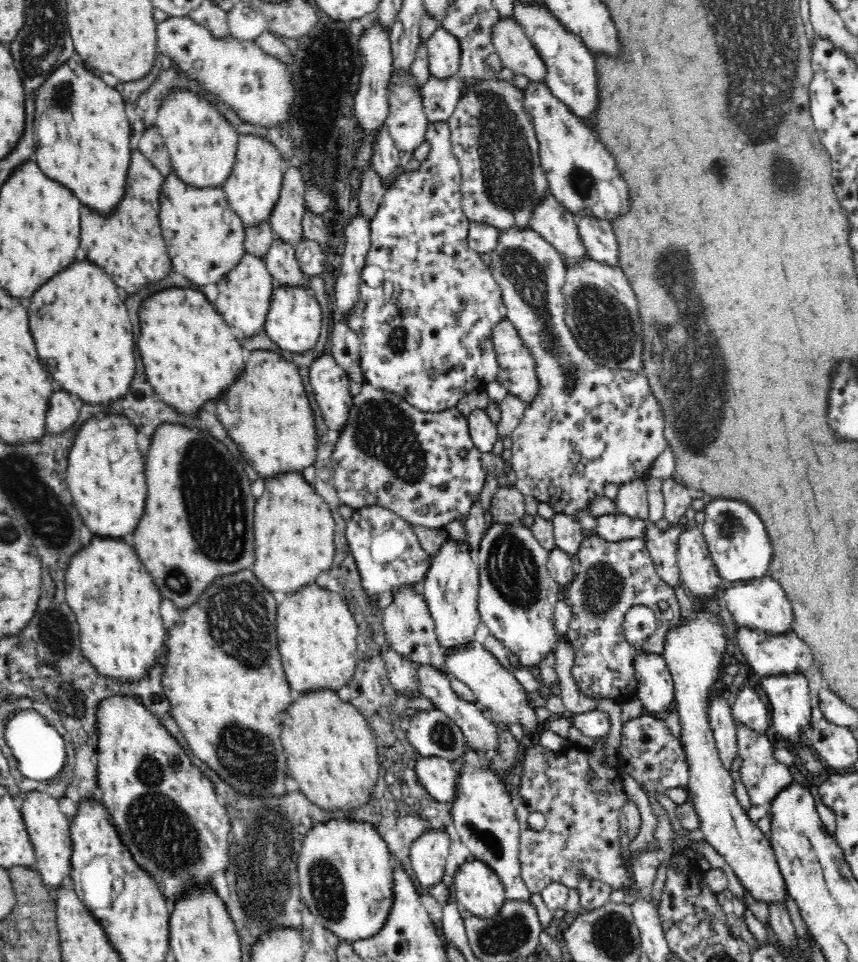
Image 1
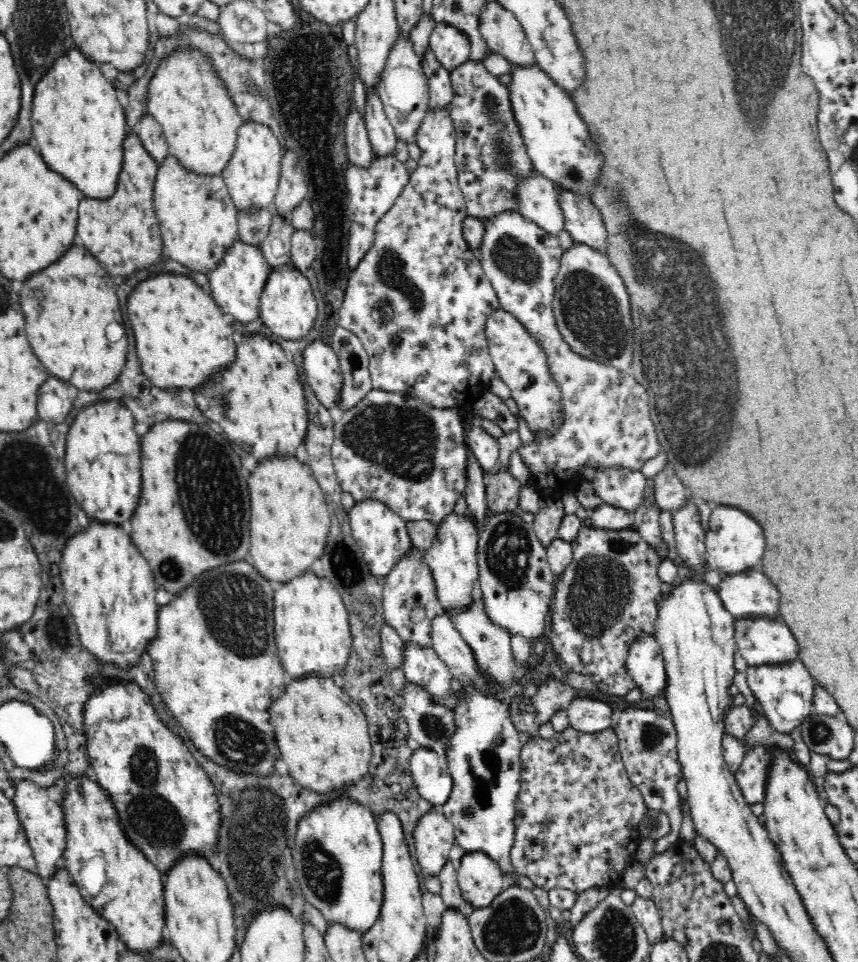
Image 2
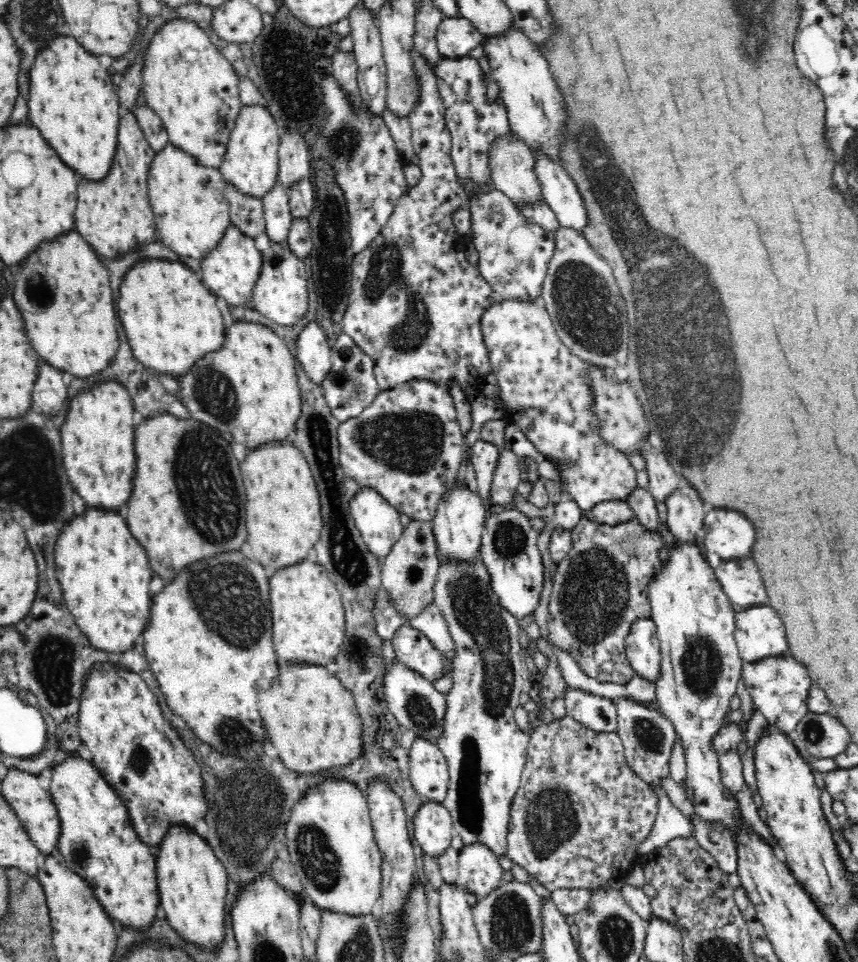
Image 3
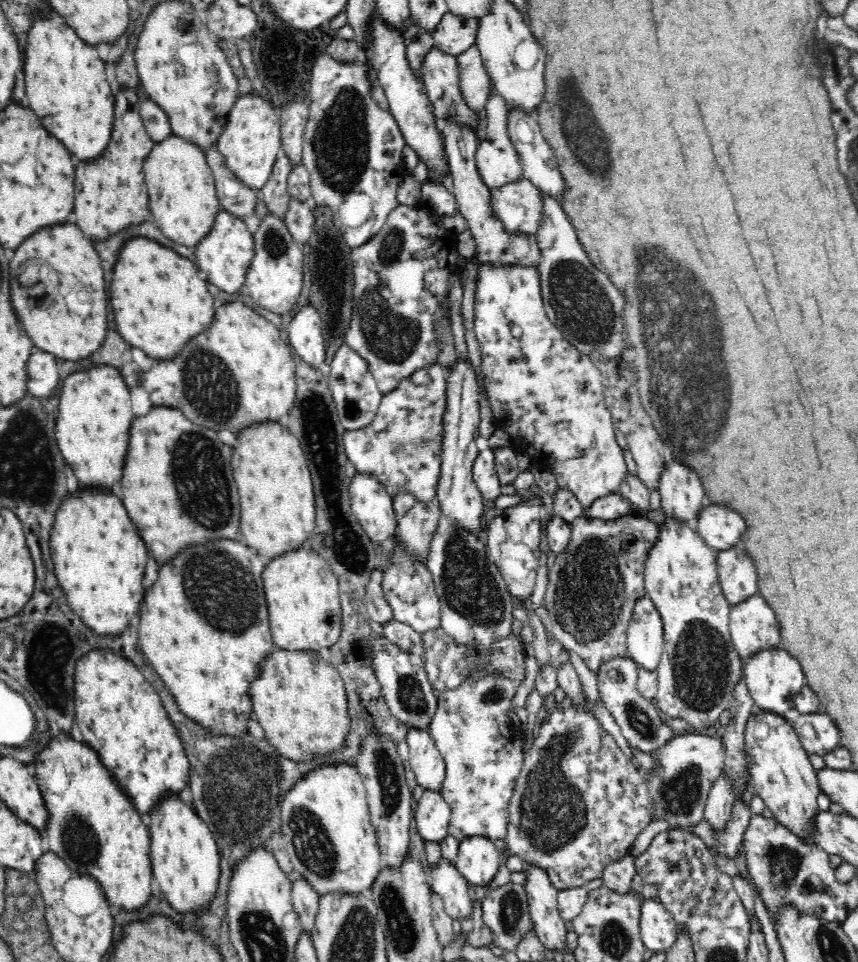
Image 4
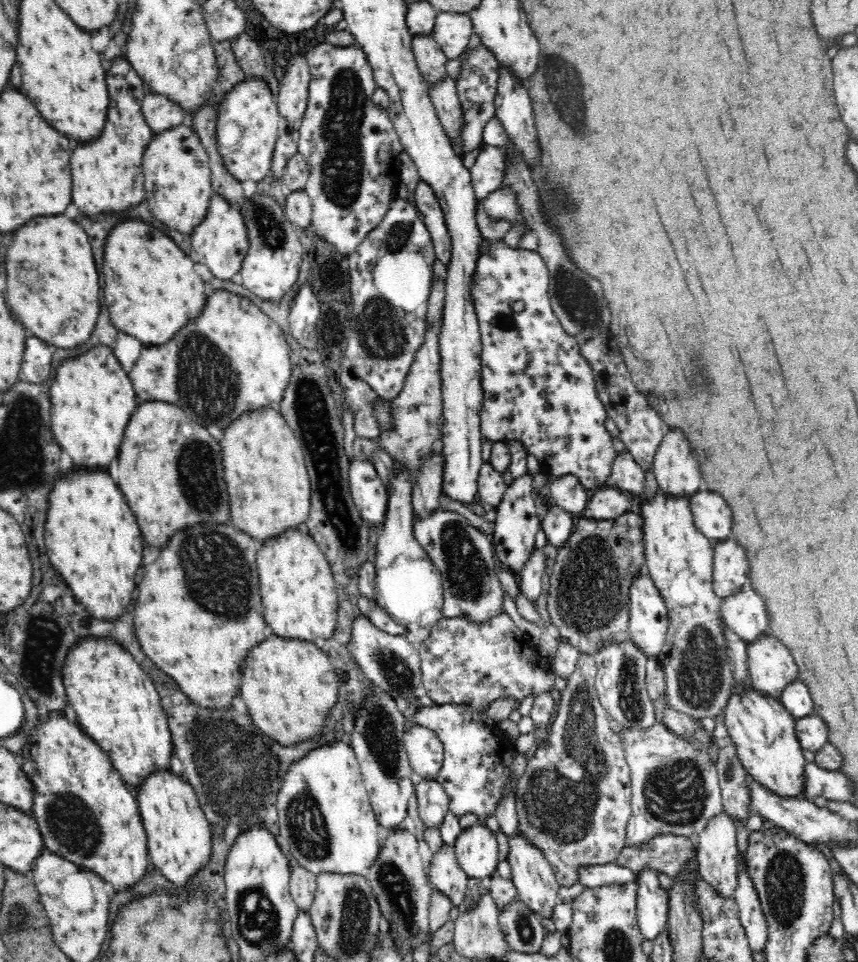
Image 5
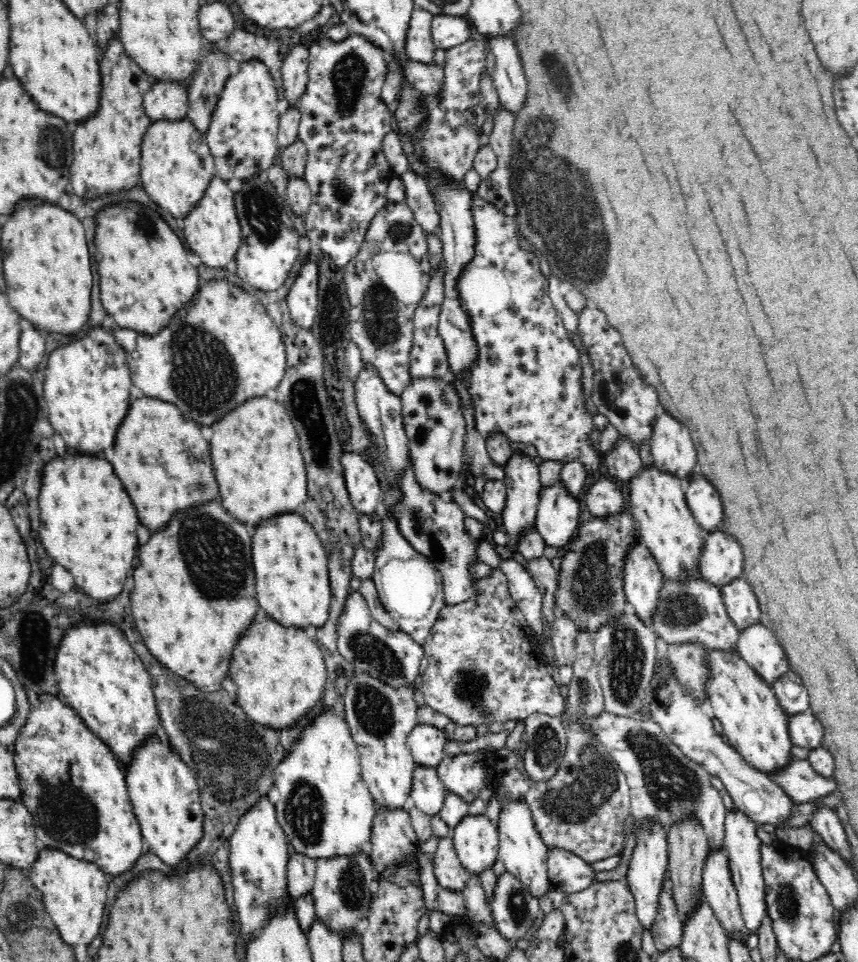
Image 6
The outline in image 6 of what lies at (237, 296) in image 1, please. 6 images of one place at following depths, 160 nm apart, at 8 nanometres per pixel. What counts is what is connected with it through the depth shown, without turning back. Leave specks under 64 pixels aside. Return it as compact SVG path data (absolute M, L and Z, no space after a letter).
M217 174L212 178L204 196L189 216L186 216L183 233L189 250L200 256L204 266L224 270L232 260L236 260L236 254L242 246L242 229L236 212L234 194L228 188L227 181Z

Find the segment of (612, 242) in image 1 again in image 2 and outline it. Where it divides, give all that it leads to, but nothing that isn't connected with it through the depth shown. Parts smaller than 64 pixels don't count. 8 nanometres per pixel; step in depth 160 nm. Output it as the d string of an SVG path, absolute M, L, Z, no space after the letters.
M560 189L558 190L561 194L560 207L562 207L562 213L564 213L565 230L569 232L573 241L577 244L585 244L596 252L606 255L606 250L608 250L608 231L600 209L594 205L590 198L574 195L574 193L562 193Z

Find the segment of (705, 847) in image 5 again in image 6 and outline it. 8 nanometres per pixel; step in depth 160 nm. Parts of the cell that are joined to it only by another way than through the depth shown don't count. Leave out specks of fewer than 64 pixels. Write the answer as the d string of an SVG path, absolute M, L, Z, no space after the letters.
M724 844L709 848L702 867L703 898L710 905L727 935L748 940L747 928L741 917L737 890L732 880L728 849Z

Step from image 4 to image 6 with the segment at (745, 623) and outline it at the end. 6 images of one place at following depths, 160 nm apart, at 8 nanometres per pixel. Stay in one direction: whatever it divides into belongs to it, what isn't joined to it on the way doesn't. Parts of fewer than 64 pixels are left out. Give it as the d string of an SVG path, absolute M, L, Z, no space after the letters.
M744 578L726 584L721 589L721 596L731 622L739 631L759 623L758 600Z

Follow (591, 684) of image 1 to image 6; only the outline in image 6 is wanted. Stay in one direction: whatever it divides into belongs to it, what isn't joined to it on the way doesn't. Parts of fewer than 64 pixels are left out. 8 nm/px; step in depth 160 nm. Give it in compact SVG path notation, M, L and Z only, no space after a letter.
M624 511L610 516L588 516L582 519L573 540L569 543L568 552L562 558L562 566L557 580L554 608L557 616L565 616L577 632L595 633L599 628L618 620L626 613L627 599L623 590L623 579L627 557L637 546L639 531L632 513Z

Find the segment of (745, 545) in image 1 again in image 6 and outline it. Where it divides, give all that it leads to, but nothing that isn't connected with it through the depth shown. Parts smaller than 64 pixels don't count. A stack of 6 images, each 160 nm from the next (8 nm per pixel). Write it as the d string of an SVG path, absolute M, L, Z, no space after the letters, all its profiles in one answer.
M690 476L685 483L685 499L693 517L704 531L714 533L720 530L724 520L724 506L718 492L704 480Z

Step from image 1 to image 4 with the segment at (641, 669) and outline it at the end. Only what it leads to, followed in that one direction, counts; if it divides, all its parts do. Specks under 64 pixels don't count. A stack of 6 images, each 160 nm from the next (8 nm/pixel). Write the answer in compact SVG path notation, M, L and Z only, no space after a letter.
M645 594L635 607L627 632L627 653L639 668L658 669L662 649L663 626L660 615Z

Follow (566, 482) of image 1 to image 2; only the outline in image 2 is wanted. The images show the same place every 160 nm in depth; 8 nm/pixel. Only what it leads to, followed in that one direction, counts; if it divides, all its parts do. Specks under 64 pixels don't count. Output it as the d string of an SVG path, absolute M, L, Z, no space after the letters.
M504 212L492 220L482 219L486 225L486 236L482 242L481 265L490 279L498 298L501 310L509 312L523 326L534 340L541 345L546 355L547 372L559 388L559 406L561 415L559 425L548 431L532 432L530 442L522 442L518 454L522 458L527 472L525 486L531 488L544 501L560 500L568 492L576 492L578 485L584 481L584 468L590 470L625 470L640 471L646 460L656 457L663 451L657 437L657 427L650 415L649 392L645 385L636 379L630 371L619 371L610 365L602 365L590 357L572 351L572 347L562 337L554 316L554 298L556 298L556 276L560 270L560 260L564 249L559 238L546 234L537 224L526 220L519 212Z

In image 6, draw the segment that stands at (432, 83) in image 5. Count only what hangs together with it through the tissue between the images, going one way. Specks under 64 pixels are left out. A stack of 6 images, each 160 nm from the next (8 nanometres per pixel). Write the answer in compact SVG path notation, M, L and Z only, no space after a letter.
M422 8L412 12L410 28L406 34L406 49L411 62L435 65L436 43L432 38L431 22L433 14Z

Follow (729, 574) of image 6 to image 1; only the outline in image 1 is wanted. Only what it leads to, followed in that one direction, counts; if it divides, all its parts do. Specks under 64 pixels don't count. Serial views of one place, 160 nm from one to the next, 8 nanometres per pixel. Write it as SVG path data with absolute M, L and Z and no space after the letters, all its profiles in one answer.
M768 574L754 582L732 583L731 587L727 586L722 599L738 627L749 628L770 636L793 632L794 610L792 604L784 588Z

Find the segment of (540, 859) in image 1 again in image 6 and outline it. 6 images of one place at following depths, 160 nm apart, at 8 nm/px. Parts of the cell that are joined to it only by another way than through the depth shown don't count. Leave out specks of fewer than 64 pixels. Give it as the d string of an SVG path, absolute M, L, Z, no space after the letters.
M583 630L577 632L575 651L572 664L574 674L570 684L563 690L565 704L561 725L567 736L564 756L550 778L529 778L530 786L522 800L532 813L535 831L549 850L567 850L587 863L594 863L622 851L624 822L630 816L631 796L626 775L606 752L606 747L592 731L592 725L584 721L607 712L598 678L592 633L587 634Z

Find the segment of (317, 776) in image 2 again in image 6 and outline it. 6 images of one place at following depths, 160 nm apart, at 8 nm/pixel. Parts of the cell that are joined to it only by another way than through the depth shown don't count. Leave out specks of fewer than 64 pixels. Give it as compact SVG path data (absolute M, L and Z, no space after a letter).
M268 616L266 622L254 624L254 628L250 628L250 636L246 636L242 644L238 644L238 652L234 652L234 668L230 670L230 676L238 686L236 698L244 712L260 726L284 730L296 726L314 706L320 704L320 700L326 696L329 672L323 652L316 640L308 637L300 628L279 626Z

